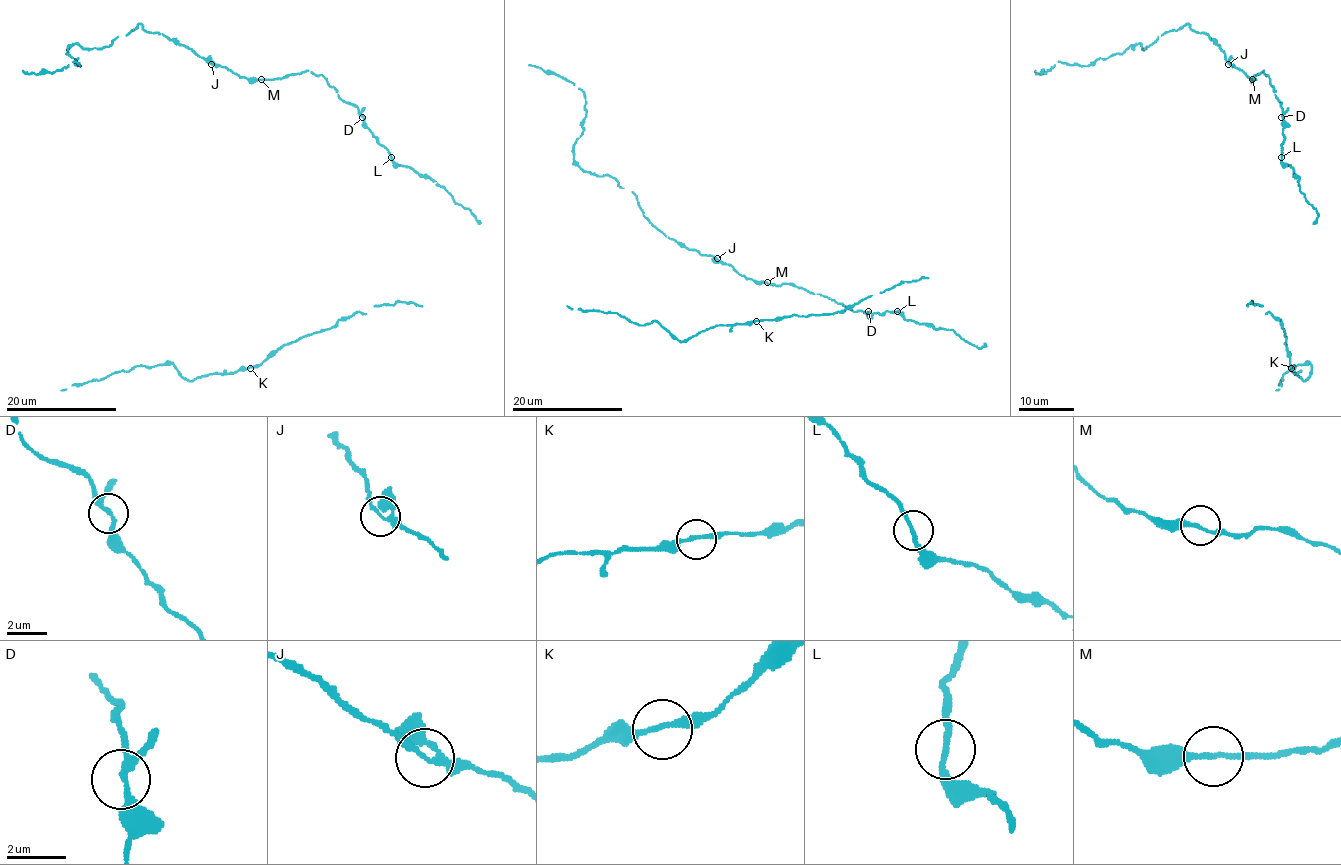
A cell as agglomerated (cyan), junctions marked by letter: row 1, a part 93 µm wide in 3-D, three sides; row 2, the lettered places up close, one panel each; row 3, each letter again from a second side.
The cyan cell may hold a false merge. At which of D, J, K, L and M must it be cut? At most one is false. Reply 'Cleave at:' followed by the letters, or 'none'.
Cleave at: none

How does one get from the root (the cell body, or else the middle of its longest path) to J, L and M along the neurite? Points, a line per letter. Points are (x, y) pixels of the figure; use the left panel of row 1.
J: (364, 122), (354, 106), (346, 103), (324, 77), (311, 71), (274, 79), (247, 79), (211, 64)
L: (364, 122), (391, 157)
M: (364, 122), (364, 117), (354, 106), (346, 103), (324, 77), (311, 71), (261, 79)

